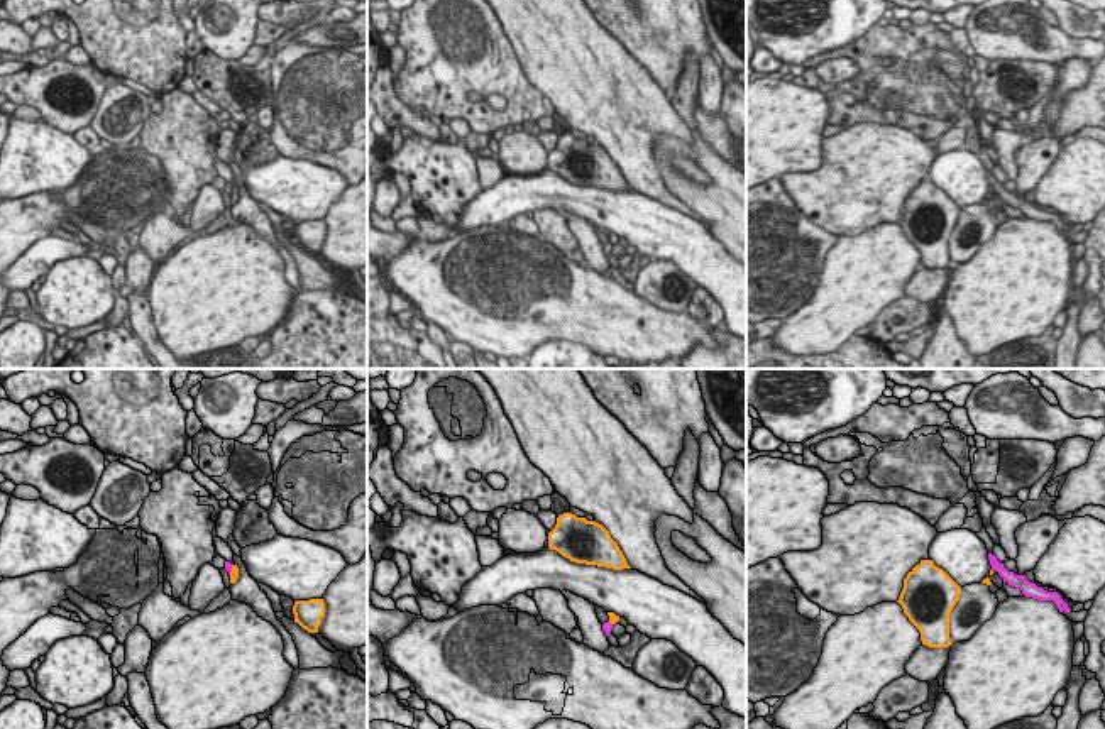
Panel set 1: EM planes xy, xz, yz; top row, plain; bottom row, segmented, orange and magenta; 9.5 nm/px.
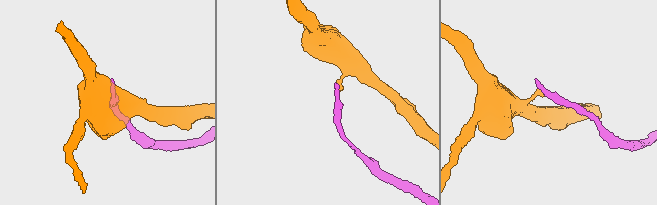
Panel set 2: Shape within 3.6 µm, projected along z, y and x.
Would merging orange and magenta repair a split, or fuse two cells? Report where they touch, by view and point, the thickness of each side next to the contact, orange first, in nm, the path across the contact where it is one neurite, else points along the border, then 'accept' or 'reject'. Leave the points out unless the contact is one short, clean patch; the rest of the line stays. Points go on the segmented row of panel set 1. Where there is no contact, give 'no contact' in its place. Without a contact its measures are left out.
meets orange in xy at (232, 570); 90 nm thick on the orange side, 60 nm on the other; border along xy (232, 565), (229, 574); reject

